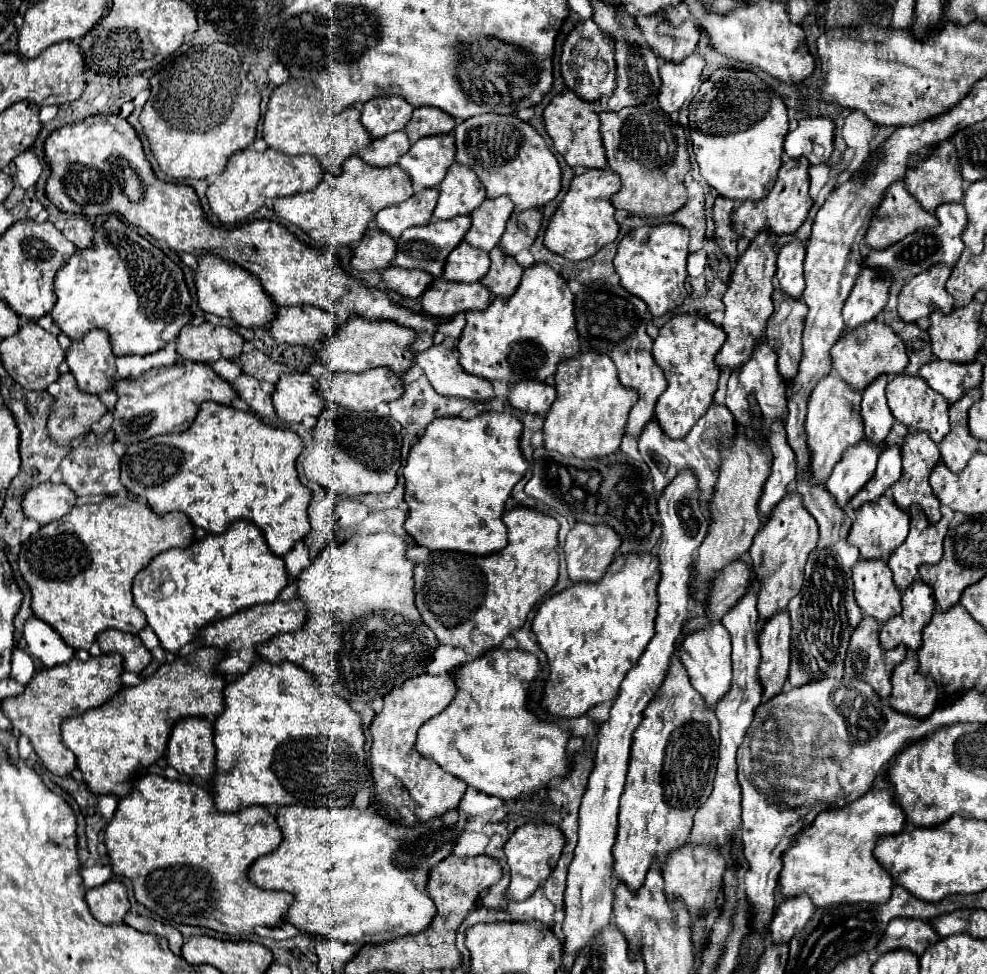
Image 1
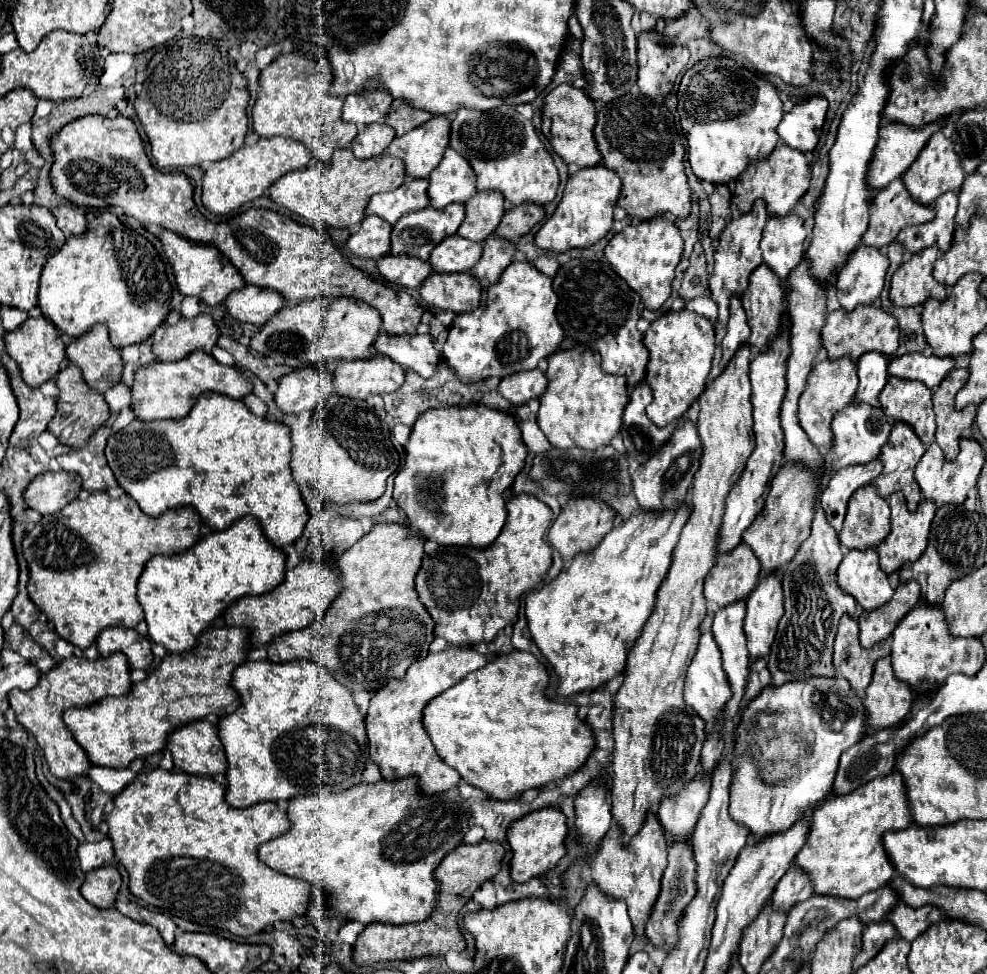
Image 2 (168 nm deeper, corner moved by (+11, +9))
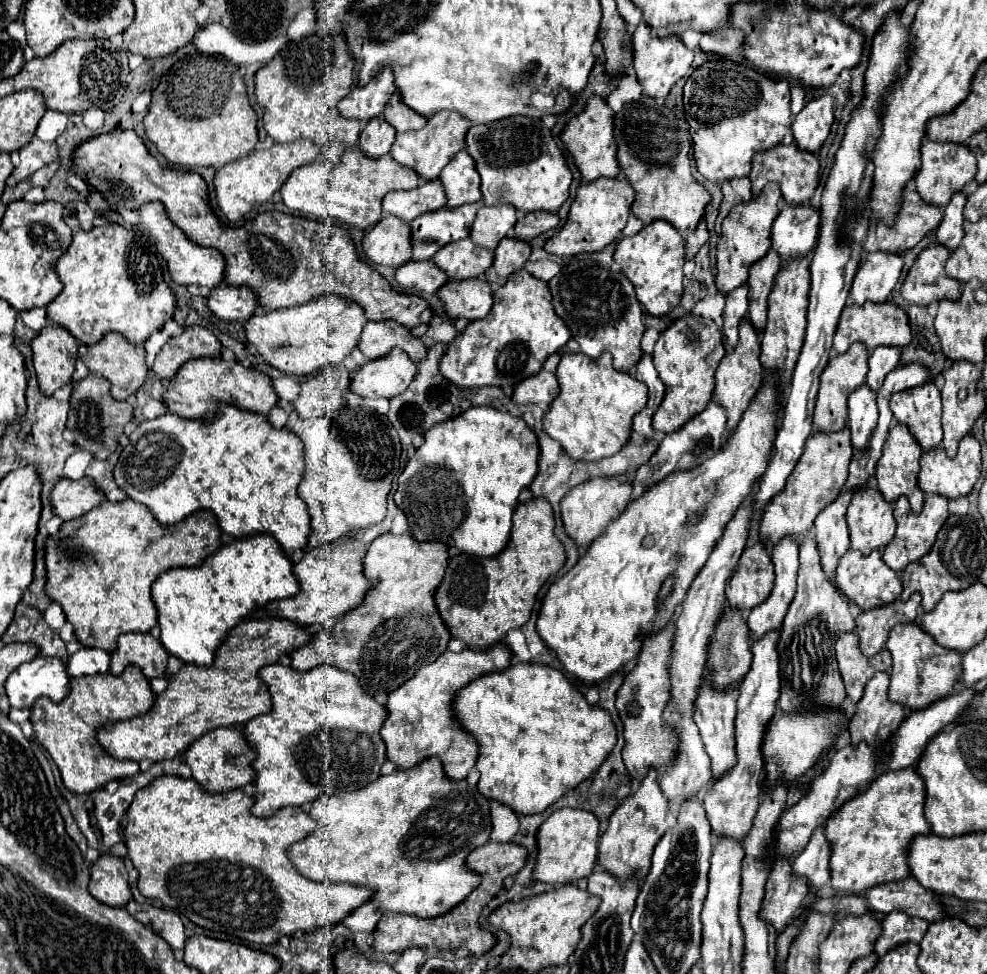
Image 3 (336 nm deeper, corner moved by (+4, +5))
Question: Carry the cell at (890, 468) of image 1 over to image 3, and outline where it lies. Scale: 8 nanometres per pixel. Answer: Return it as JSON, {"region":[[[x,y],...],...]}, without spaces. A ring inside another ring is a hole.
{"region":[[[842,491],[838,499],[822,509],[822,513],[814,521],[814,535],[816,545],[820,551],[822,569],[826,575],[830,575],[830,581],[834,581],[834,571],[838,565],[838,559],[850,549],[850,537],[848,537],[848,525],[846,525],[846,509],[852,499],[852,491]]]}

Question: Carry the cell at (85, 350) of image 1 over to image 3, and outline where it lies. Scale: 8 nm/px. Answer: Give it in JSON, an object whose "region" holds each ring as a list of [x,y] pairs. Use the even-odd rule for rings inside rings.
{"region":[[[108,333],[98,345],[88,347],[88,353],[84,355],[84,363],[88,365],[88,369],[92,373],[102,375],[104,379],[108,379],[112,383],[112,397],[118,401],[128,399],[130,395],[134,395],[146,381],[148,375],[148,367],[146,367],[146,351],[142,345],[132,345],[128,343],[122,335],[118,333]]]}

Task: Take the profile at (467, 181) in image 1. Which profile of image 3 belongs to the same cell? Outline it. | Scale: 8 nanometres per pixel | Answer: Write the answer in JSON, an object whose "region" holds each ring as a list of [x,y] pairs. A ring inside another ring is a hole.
{"region":[[[462,149],[440,173],[440,181],[446,189],[448,207],[460,207],[464,203],[474,203],[482,199],[480,175],[474,167],[474,159]]]}

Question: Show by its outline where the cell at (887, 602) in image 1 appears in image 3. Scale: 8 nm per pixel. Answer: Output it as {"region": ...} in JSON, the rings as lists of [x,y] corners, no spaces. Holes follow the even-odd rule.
{"region":[[[854,549],[846,551],[846,555],[840,559],[840,563],[836,567],[836,579],[834,581],[836,581],[836,587],[844,593],[844,597],[848,597],[852,603],[856,603],[862,611],[892,603],[902,593],[902,581],[898,577],[898,573],[892,571],[882,561],[880,551],[872,551],[868,557],[864,557],[862,553],[858,553]]]}

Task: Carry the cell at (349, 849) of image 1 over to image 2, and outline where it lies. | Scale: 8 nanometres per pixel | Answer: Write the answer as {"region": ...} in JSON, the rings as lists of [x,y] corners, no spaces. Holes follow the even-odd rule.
{"region":[[[407,777],[407,779],[399,779],[399,781],[379,781],[379,783],[373,783],[373,785],[355,785],[347,791],[341,791],[341,793],[315,793],[315,795],[309,795],[309,797],[295,797],[295,799],[289,799],[289,807],[287,807],[287,817],[289,817],[289,823],[291,823],[291,829],[283,835],[279,835],[277,839],[273,841],[267,841],[259,847],[259,859],[263,863],[267,863],[271,869],[279,871],[279,873],[285,873],[289,877],[297,877],[297,879],[303,879],[307,881],[317,893],[313,895],[313,899],[317,901],[323,901],[321,903],[311,903],[313,907],[319,907],[327,917],[331,919],[341,919],[341,921],[357,921],[357,923],[363,923],[363,925],[371,925],[371,923],[391,923],[391,925],[407,925],[407,923],[419,923],[419,921],[425,921],[433,909],[435,909],[435,903],[437,903],[437,881],[433,877],[433,869],[441,863],[441,859],[451,853],[457,845],[461,845],[463,841],[463,835],[467,833],[469,829],[469,819],[471,819],[471,811],[463,809],[461,807],[461,797],[459,797],[459,791],[457,787],[455,789],[449,789],[445,793],[437,793],[433,797],[425,797],[419,793],[417,789],[417,781],[415,777]]]}

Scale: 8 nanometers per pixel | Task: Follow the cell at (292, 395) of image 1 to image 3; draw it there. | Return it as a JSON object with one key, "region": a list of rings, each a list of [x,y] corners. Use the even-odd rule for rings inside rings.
{"region":[[[344,365],[326,367],[302,383],[294,409],[302,419],[322,417],[346,405],[344,393],[350,389],[350,371]]]}

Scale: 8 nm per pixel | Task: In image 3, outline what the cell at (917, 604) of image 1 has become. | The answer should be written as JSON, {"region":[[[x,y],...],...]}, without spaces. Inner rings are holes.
{"region":[[[912,593],[912,597],[904,601],[892,601],[890,605],[882,605],[878,609],[864,611],[856,617],[854,633],[860,637],[860,651],[866,657],[876,655],[890,633],[890,629],[898,623],[914,623],[918,617],[920,593]]]}

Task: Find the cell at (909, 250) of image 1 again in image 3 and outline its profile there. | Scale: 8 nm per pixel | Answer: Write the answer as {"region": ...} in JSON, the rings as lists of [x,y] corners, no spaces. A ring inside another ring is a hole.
{"region":[[[962,191],[954,193],[954,197],[950,199],[950,203],[944,209],[944,219],[942,219],[942,223],[936,231],[938,243],[948,247],[950,251],[954,251],[960,245],[962,237],[964,237],[964,227],[962,227],[962,223],[964,223],[964,217],[962,217],[964,205],[966,205],[966,195]]]}

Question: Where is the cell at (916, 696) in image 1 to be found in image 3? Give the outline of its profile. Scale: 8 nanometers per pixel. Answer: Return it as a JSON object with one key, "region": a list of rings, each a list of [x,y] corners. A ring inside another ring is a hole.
{"region":[[[876,673],[864,689],[862,701],[856,705],[856,713],[850,717],[850,745],[868,743],[882,745],[894,729],[906,719],[906,709],[888,701],[888,673]]]}

